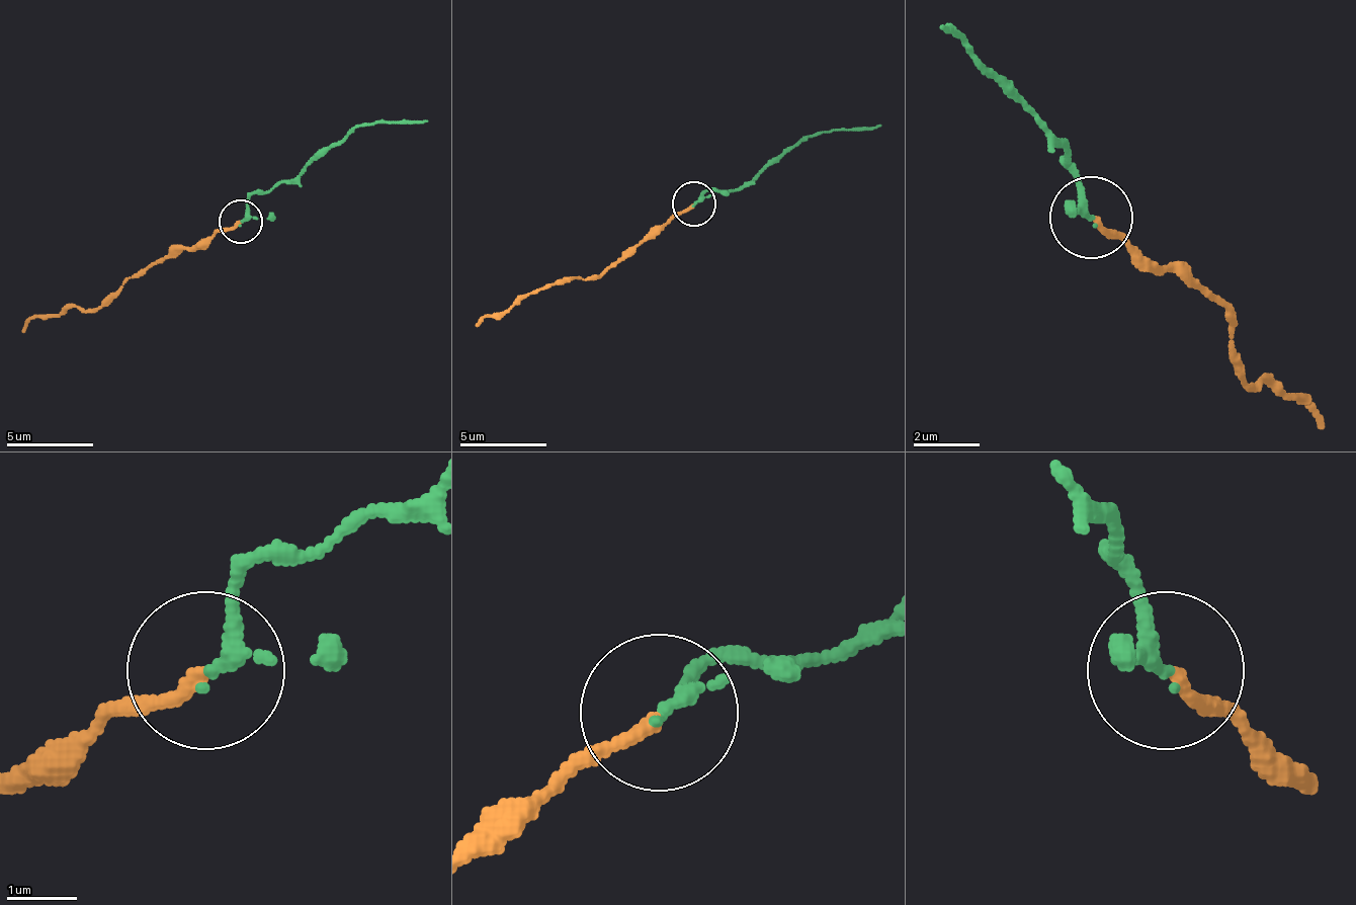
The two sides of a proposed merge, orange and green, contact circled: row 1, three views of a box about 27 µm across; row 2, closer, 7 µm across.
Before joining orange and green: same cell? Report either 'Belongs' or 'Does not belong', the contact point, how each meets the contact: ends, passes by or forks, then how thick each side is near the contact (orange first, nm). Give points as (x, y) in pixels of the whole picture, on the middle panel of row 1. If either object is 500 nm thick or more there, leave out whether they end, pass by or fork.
Belongs. Place: (694, 203). At the ring orange ends. At the ring green ends. Thickness 180 nm (orange) against 240 nm

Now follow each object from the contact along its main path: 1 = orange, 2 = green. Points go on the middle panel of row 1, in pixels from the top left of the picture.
1: (692, 202), (597, 276), (562, 276), (549, 290), (518, 299), (475, 324)
2: (692, 202), (710, 189), (749, 185), (811, 137), (879, 125)

